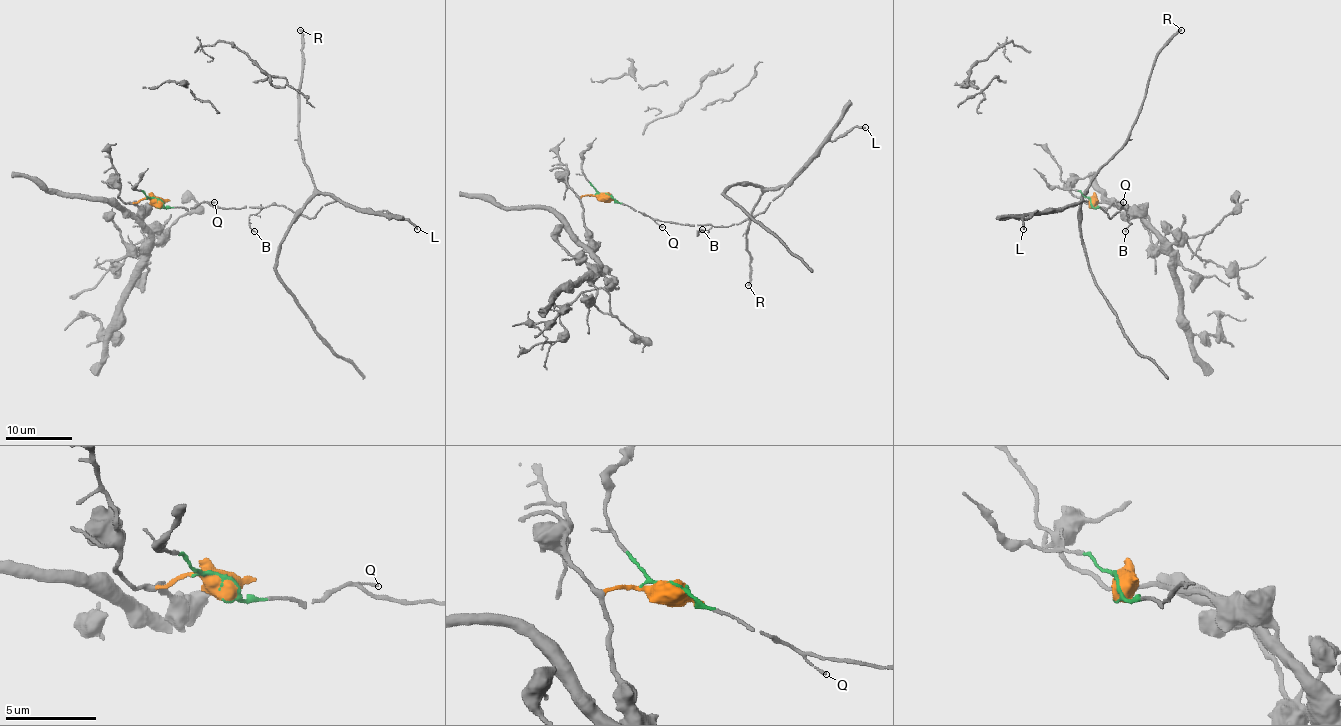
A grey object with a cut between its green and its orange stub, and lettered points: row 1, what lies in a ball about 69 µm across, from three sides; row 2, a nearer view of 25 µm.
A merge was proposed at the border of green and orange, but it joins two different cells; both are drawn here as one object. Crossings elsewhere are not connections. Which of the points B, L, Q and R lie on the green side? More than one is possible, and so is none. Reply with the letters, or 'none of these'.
B, L, Q, R

